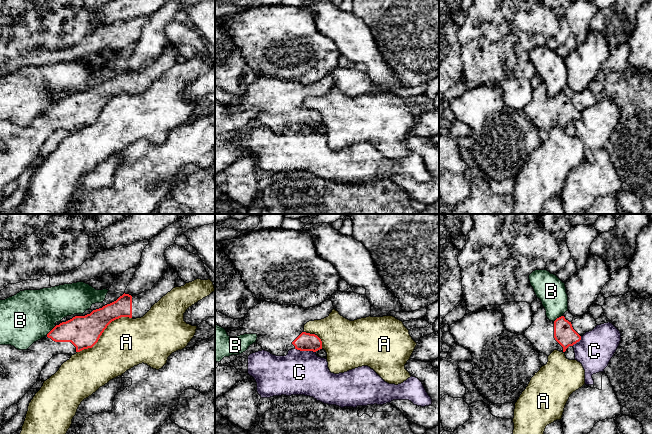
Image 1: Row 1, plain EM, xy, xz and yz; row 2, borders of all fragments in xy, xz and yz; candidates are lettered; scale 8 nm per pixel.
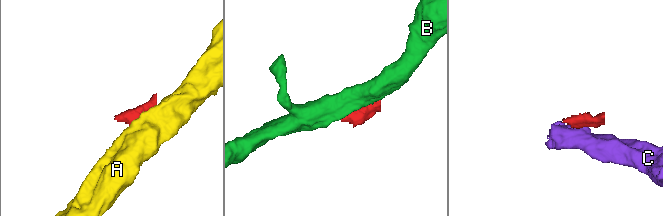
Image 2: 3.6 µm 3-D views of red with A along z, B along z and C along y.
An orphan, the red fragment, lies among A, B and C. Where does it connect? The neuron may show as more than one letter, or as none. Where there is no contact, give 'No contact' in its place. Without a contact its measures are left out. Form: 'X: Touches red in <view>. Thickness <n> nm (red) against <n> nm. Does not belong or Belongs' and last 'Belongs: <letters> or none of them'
A: Touches red in xy. Thickness 260 nm (red) against 400 nm. Does not belong
B: Touches red in xy. Thickness 260 nm (red) against 400 nm. Does not belong
C: Touches red in xz. Thickness 140 nm (red) against 360 nm. Does not belong
Belongs: none of them

